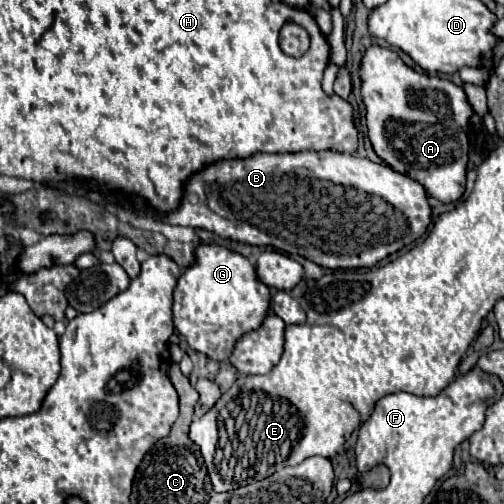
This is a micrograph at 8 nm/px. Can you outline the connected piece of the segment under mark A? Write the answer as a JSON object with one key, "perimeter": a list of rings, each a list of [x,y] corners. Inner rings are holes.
{"perimeter":[[[370,46],[364,52],[358,74],[362,82],[362,102],[366,106],[368,138],[374,152],[392,170],[420,182],[430,198],[440,202],[458,200],[466,188],[466,128],[472,116],[472,106],[468,104],[464,90],[450,80],[412,70],[396,52],[380,46]],[[388,122],[404,124],[402,136],[392,134],[394,138],[388,138]]]}

